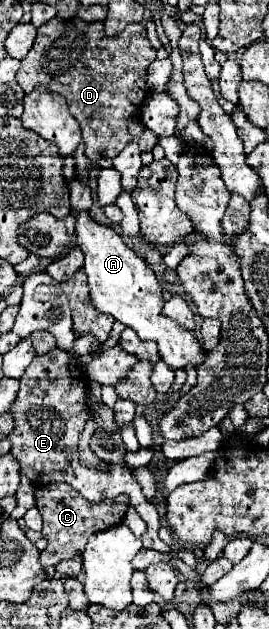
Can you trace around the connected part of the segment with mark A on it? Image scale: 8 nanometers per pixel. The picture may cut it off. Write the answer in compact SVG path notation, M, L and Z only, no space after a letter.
M75 212L75 216L77 216L75 240L85 254L85 274L89 280L91 304L99 312L111 314L121 324L131 326L137 332L139 340L143 342L153 340L159 346L159 354L169 368L177 370L185 368L187 364L199 366L201 360L205 358L205 352L201 350L197 338L175 320L163 316L161 284L155 272L145 264L143 258L139 258L133 250L127 248L127 244L113 228L97 224L95 220L89 218L87 212Z

